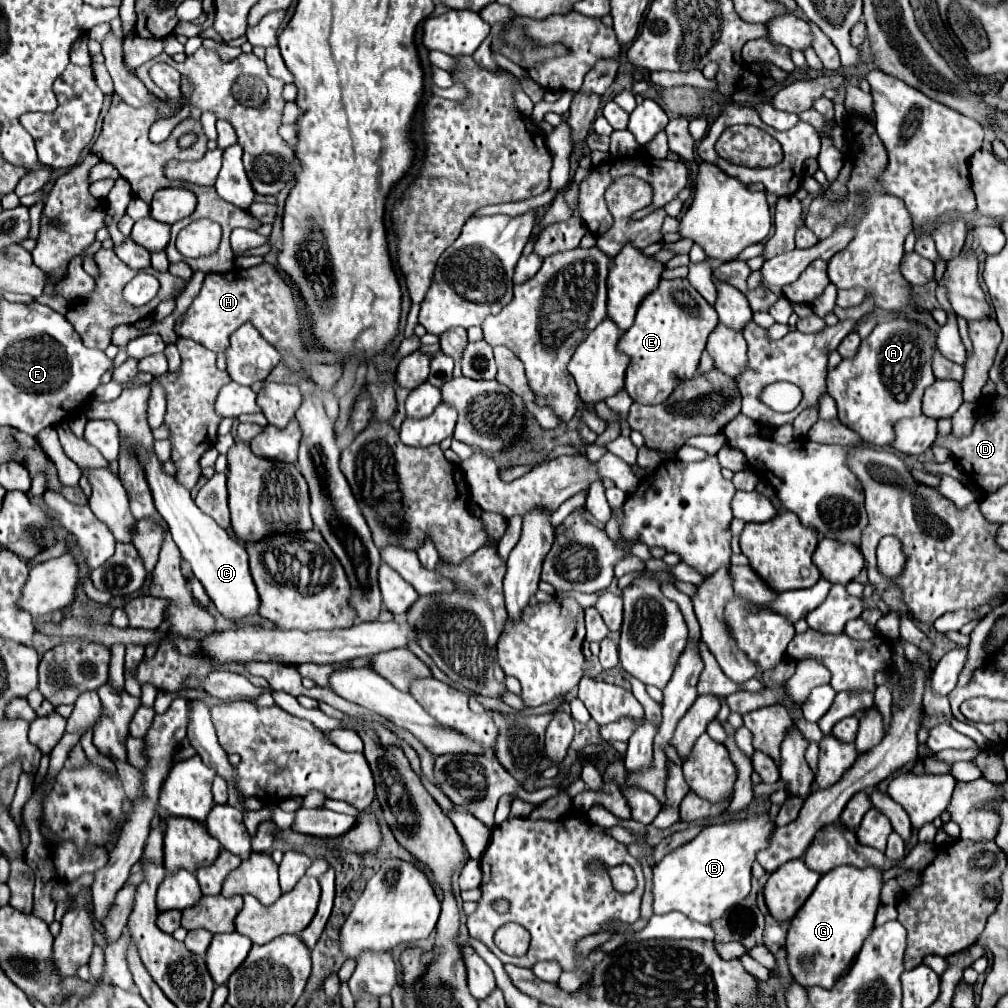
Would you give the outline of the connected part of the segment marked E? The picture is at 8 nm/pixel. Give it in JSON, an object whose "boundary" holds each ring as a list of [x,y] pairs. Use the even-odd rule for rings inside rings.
{"boundary":[[[662,279],[660,285],[644,297],[634,325],[618,343],[620,351],[632,357],[624,379],[624,389],[632,401],[648,405],[662,403],[680,381],[694,377],[706,339],[716,323],[718,315],[714,307],[700,299],[700,293],[688,283],[688,279]]]}

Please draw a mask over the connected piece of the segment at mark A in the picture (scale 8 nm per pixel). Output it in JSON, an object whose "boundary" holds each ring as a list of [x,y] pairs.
{"boundary":[[[886,319],[860,343],[854,359],[842,359],[840,365],[828,371],[826,385],[836,401],[838,419],[856,431],[860,439],[874,447],[890,447],[896,439],[894,425],[904,417],[920,415],[922,393],[934,383],[930,369],[932,339],[924,327],[904,323],[904,319]]]}

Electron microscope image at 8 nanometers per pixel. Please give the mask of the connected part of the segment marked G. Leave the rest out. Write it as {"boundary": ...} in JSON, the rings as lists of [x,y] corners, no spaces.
{"boundary":[[[840,865],[820,877],[814,893],[792,919],[786,939],[790,973],[802,987],[818,985],[828,989],[834,987],[836,979],[848,973],[852,959],[856,959],[856,951],[860,951],[864,935],[874,927],[882,883],[880,867],[856,869]]]}

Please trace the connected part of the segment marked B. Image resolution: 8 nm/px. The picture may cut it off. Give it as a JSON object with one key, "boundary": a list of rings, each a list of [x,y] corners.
{"boundary":[[[752,815],[744,821],[710,825],[702,829],[696,839],[668,853],[660,863],[654,865],[654,913],[662,915],[668,911],[680,911],[700,923],[720,919],[724,911],[738,905],[750,893],[750,869],[756,859],[756,851],[768,845],[768,835],[772,829],[774,825],[770,825],[768,815]]]}

